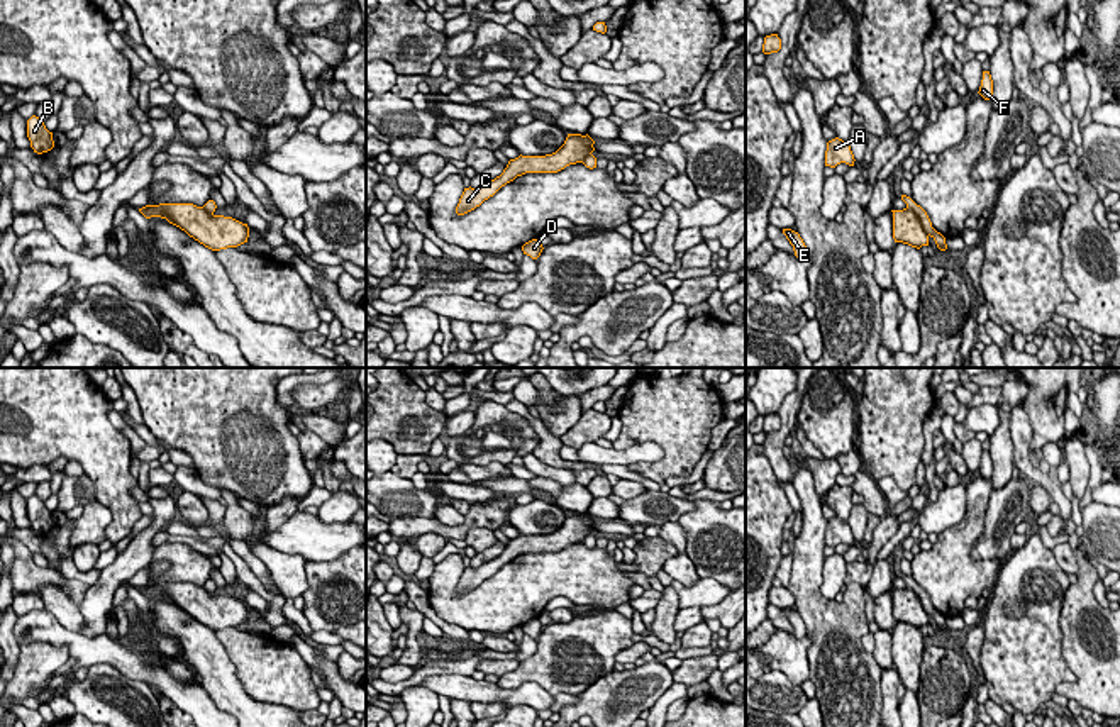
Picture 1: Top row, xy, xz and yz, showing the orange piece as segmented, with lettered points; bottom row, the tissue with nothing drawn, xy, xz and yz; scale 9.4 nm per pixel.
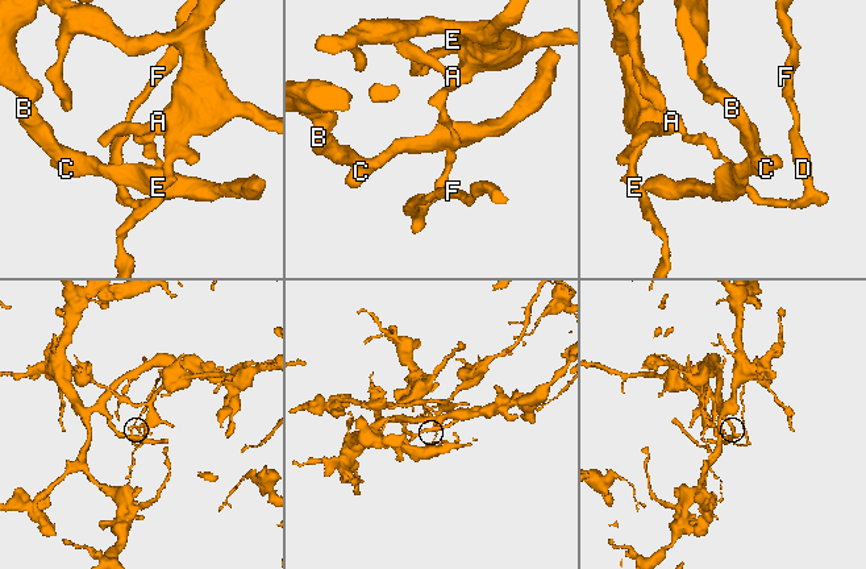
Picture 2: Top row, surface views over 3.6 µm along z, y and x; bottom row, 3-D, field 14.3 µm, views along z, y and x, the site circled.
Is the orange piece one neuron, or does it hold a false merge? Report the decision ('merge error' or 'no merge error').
no merge error

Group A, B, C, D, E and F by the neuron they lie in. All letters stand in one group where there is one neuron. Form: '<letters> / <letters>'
A B C D E F

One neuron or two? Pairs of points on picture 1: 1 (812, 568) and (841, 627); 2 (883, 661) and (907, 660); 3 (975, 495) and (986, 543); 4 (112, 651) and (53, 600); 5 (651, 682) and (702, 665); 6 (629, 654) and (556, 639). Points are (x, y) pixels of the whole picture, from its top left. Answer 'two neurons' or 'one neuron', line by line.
1: one neuron
2: two neurons
3: two neurons
4: two neurons
5: two neurons
6: two neurons

